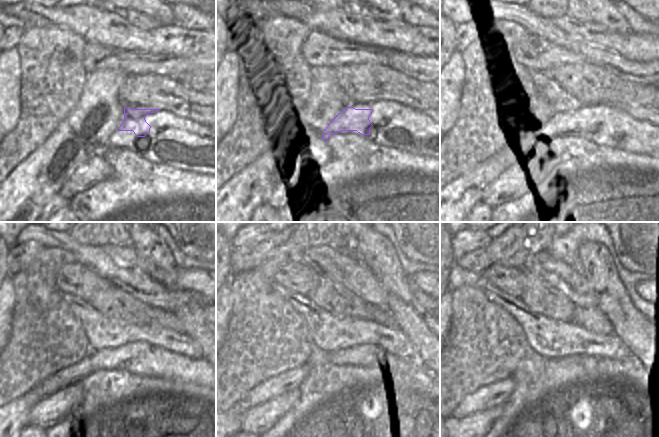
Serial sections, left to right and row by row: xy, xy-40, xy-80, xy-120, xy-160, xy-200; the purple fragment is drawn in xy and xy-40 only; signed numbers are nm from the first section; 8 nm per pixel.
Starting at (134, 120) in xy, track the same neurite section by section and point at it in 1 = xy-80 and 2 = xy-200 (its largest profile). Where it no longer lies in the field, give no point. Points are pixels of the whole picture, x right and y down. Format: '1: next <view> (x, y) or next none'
1: next xy-80 (578, 119)
2: next xy-200 (488, 396)

